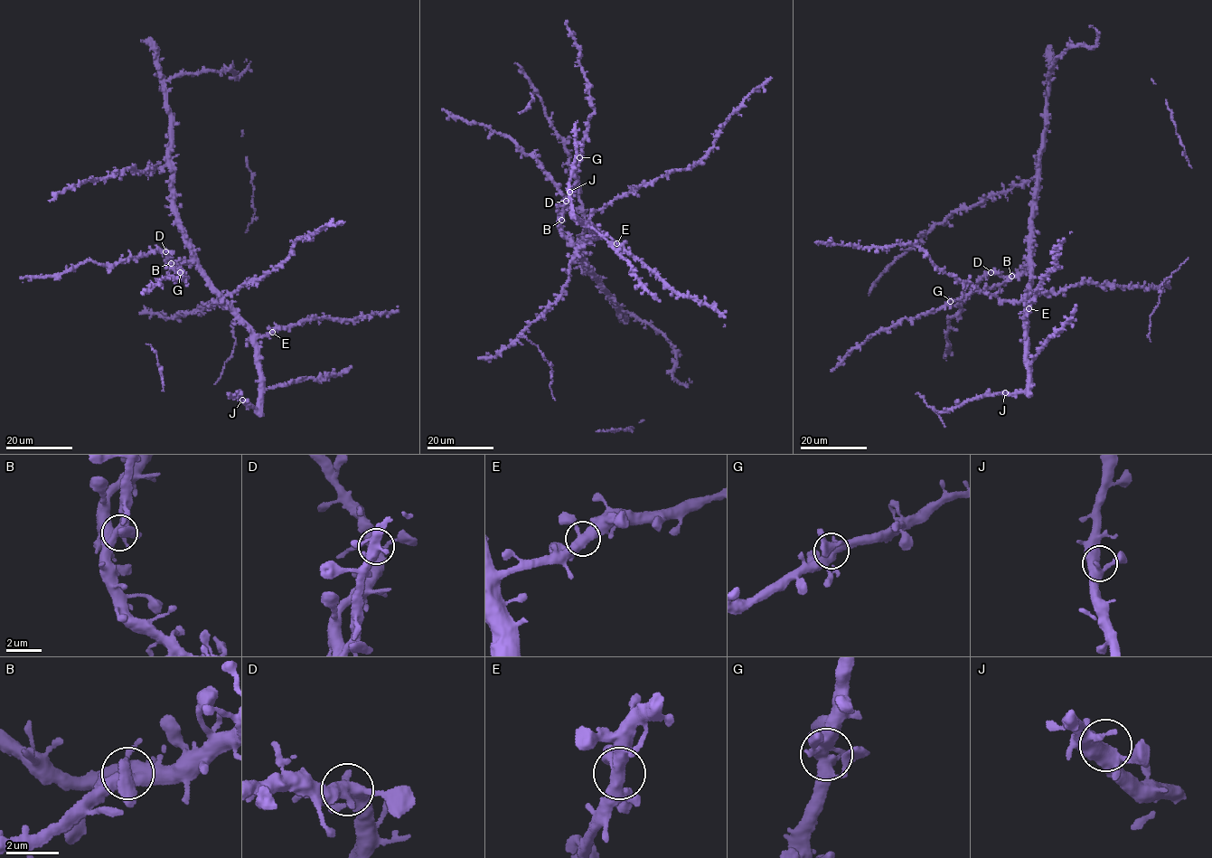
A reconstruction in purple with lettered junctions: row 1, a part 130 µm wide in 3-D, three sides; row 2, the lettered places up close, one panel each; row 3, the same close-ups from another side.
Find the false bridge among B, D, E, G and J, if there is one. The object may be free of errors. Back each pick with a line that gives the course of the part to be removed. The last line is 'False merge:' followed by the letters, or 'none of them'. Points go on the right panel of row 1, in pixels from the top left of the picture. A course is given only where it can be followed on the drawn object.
False merge: none of them

